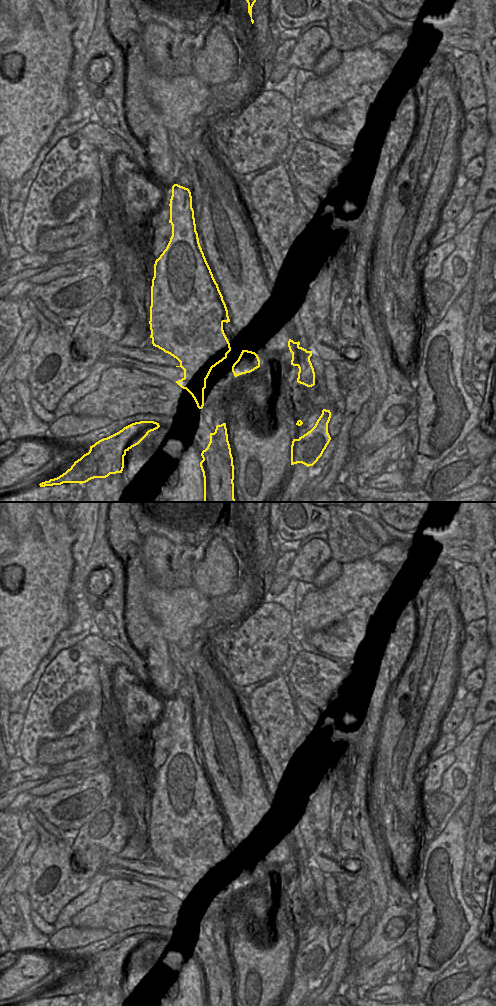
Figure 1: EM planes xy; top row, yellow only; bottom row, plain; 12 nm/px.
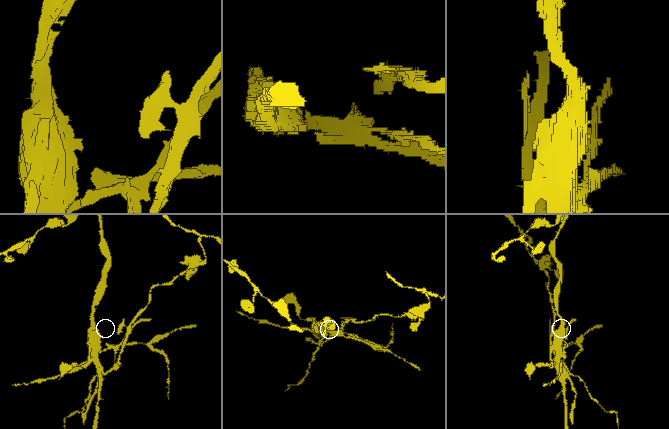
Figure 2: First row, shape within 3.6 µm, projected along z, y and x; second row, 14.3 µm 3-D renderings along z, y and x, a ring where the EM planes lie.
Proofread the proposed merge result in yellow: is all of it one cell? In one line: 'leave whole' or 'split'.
split

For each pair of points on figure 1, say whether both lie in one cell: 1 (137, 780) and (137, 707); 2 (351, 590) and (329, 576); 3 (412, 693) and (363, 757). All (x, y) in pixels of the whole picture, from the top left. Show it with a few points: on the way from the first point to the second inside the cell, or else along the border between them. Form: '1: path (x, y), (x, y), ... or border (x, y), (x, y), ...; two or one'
1: path (134, 762), (134, 725); one
2: border (342, 564), (342, 573), (333, 582), (318, 589); two
3: border (376, 723), (373, 729), (372, 763), (370, 768); two

